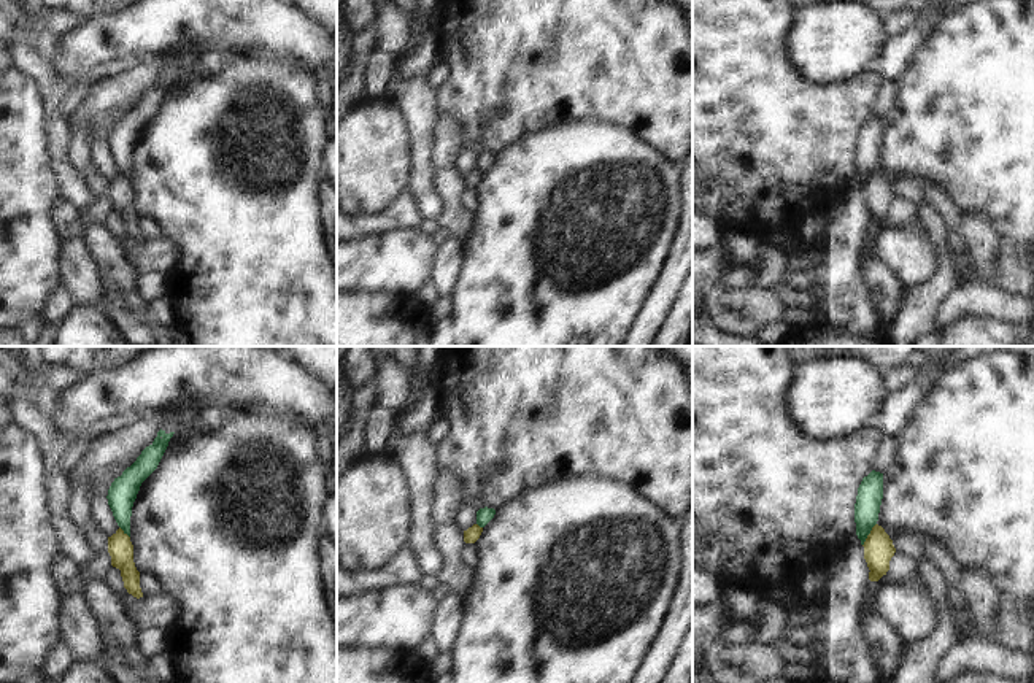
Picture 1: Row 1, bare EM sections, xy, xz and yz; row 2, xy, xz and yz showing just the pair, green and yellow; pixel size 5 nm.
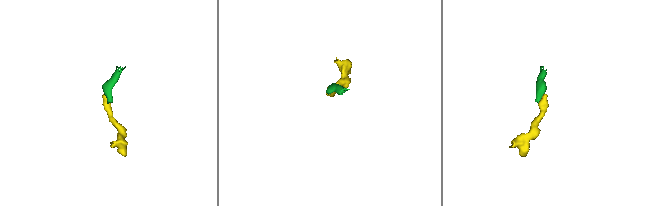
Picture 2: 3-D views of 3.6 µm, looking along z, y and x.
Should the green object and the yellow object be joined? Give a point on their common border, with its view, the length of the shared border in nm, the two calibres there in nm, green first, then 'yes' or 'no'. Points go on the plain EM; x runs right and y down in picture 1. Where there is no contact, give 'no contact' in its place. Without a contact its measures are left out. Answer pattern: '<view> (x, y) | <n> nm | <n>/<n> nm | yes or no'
yz (869, 177) | 140 nm | 130/150 nm | no

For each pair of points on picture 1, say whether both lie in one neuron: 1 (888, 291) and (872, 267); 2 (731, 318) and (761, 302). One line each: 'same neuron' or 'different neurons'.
1: same neuron
2: same neuron

